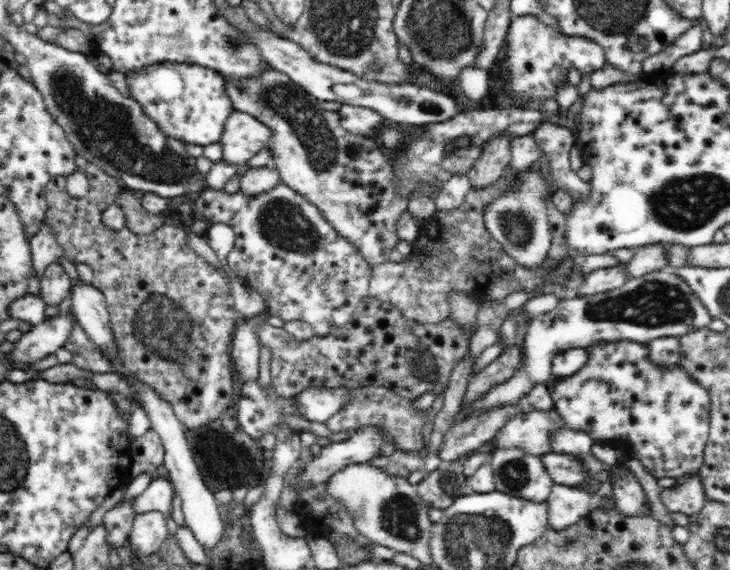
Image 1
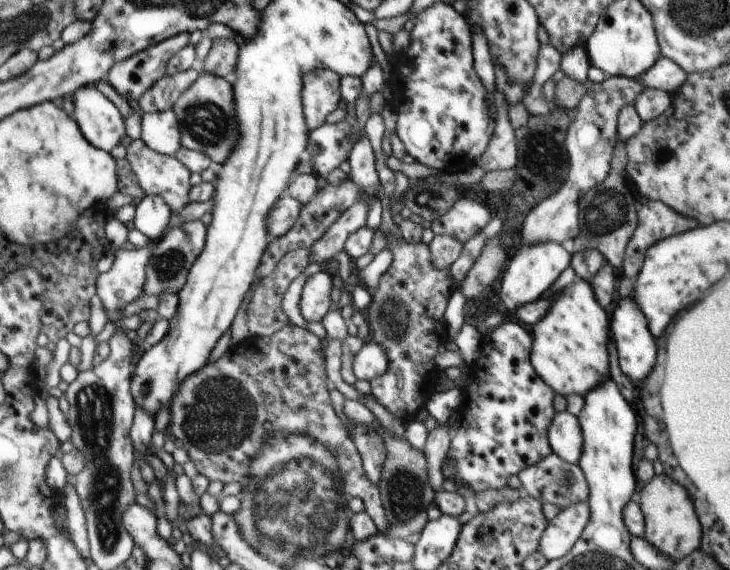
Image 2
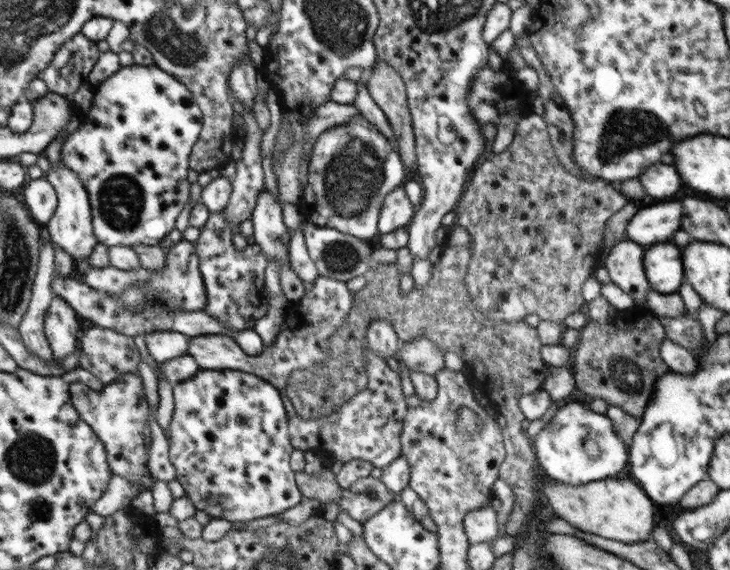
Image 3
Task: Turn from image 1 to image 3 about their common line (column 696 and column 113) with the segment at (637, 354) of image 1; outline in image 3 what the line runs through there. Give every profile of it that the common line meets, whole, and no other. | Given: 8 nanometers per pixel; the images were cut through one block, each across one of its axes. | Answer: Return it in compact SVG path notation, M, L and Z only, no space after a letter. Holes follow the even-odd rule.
M132 374L124 375L118 381L104 386L104 389L100 393L93 392L83 383L76 383L71 386L71 398L84 422L94 428L95 433L102 440L107 450L107 459L110 462L112 472L116 475L122 475L124 478L127 478L127 481L142 487L143 490L151 490L152 483L156 479L152 477L147 467L152 445L149 425L150 408L144 390L143 380L140 376Z

